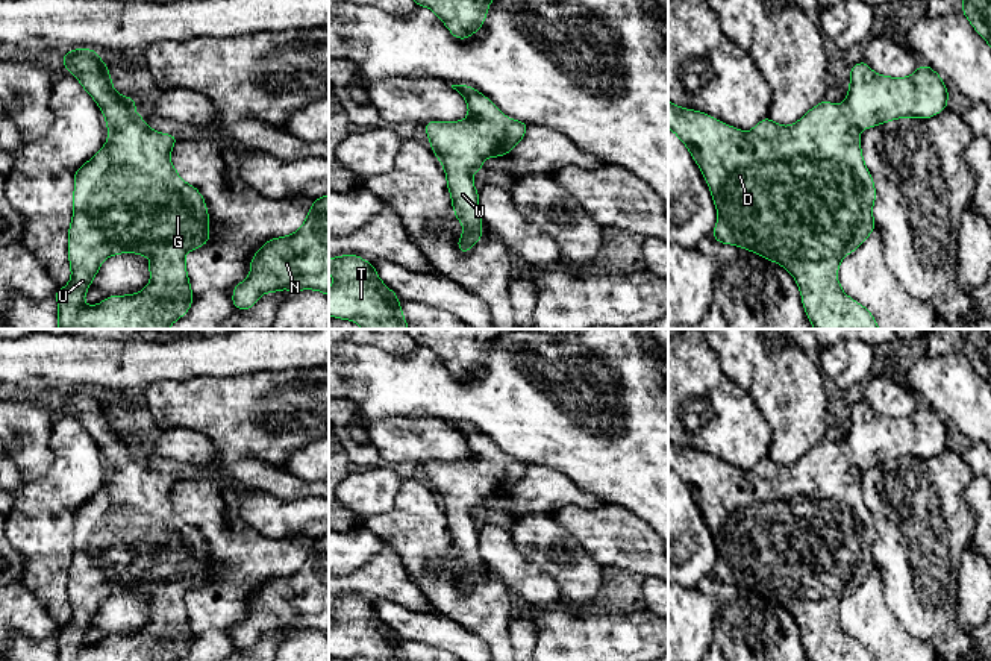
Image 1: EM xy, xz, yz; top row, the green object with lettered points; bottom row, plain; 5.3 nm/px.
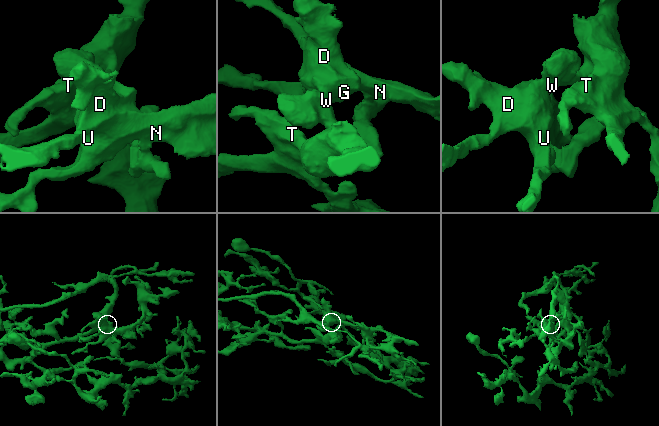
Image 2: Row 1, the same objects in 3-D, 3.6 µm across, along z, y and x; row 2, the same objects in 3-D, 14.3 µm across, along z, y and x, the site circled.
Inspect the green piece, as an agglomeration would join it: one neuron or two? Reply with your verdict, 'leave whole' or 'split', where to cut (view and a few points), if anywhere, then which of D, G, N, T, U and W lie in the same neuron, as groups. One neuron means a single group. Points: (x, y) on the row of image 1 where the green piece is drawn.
leave whole; no cut; D G N T U W

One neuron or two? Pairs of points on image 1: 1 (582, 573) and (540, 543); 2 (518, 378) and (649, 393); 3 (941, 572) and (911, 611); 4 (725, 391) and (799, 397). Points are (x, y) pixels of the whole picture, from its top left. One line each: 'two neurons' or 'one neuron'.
1: one neuron
2: one neuron
3: one neuron
4: two neurons

